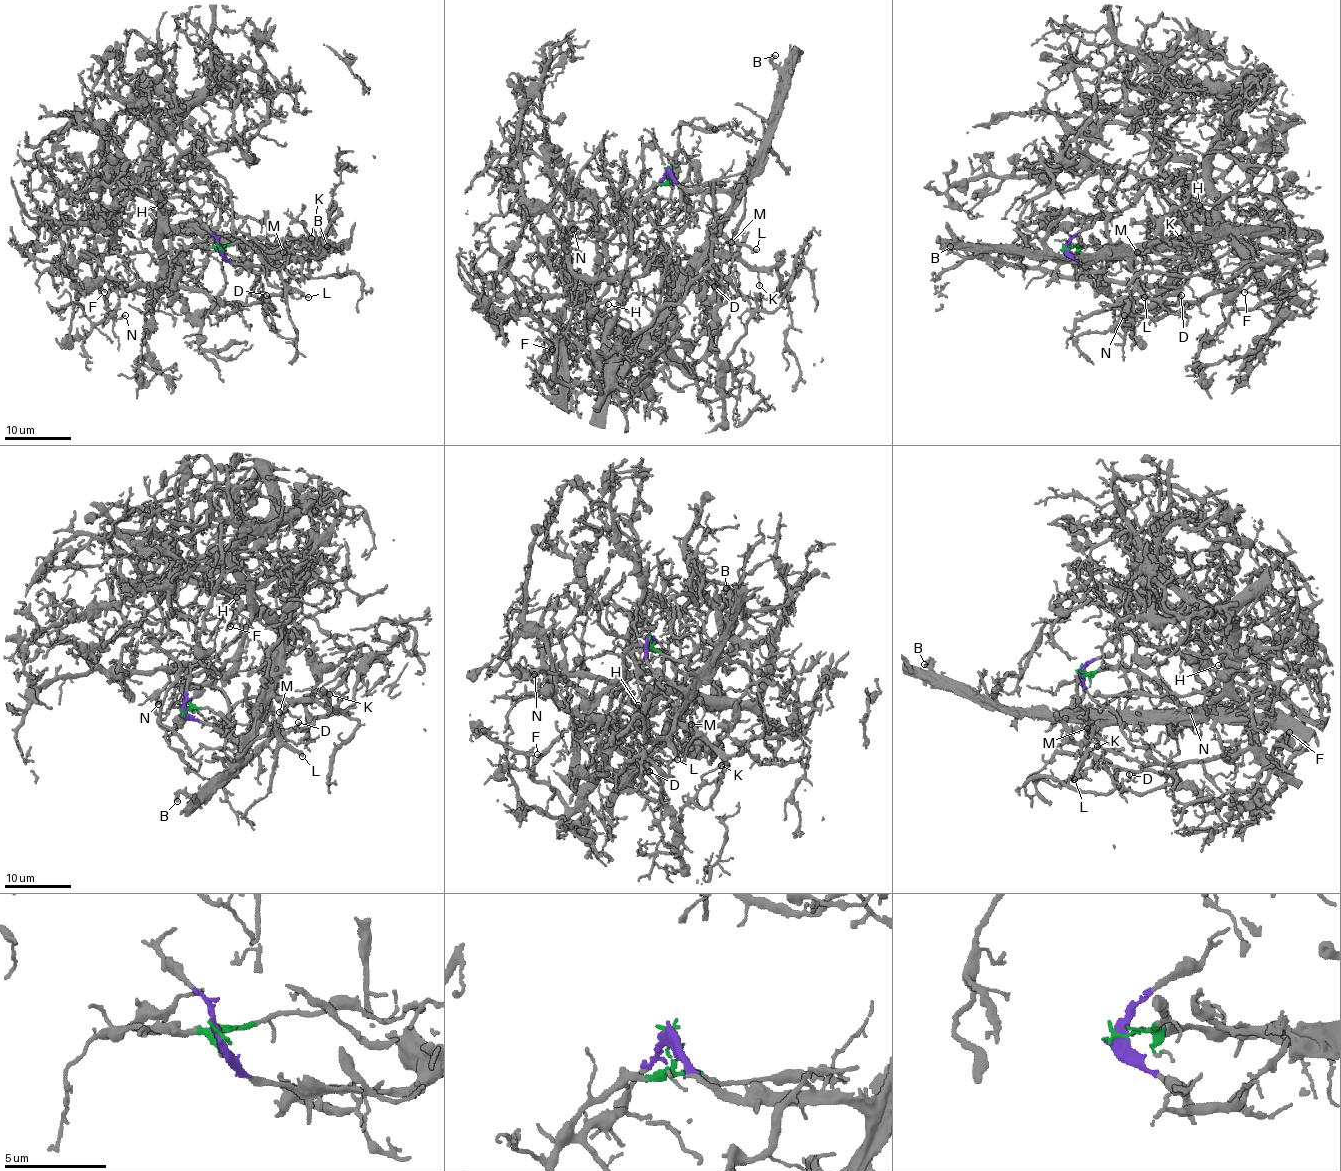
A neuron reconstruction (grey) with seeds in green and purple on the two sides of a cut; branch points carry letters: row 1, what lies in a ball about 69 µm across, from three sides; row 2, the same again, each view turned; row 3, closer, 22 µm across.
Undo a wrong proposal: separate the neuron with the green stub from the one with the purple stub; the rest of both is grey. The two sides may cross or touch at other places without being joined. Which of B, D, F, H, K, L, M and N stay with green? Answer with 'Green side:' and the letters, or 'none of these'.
Green side: D, F, H, N

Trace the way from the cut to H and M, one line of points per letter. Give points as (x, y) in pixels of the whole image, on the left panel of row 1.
H: (220, 248), (183, 248), (183, 256), (173, 263), (172, 235), (165, 228), (162, 202), (155, 199), (160, 205)
M: (220, 248), (229, 261), (243, 265), (279, 266), (281, 258), (269, 258), (261, 250), (281, 246), (282, 251)

